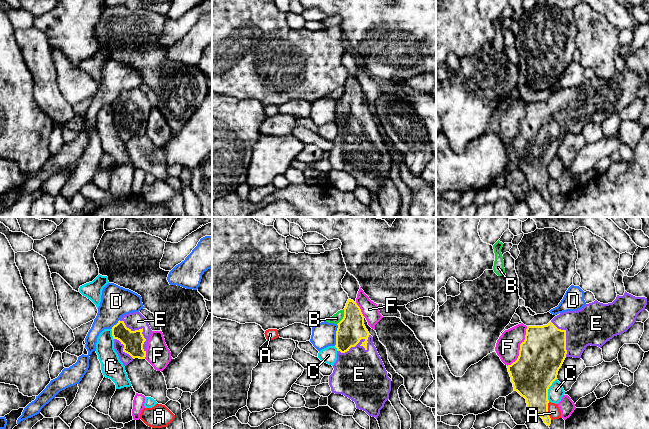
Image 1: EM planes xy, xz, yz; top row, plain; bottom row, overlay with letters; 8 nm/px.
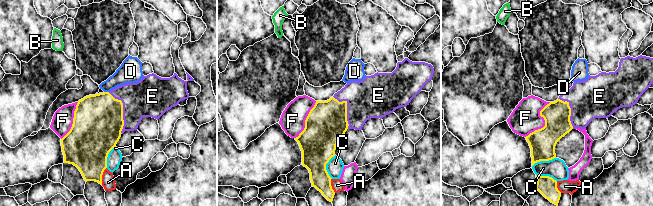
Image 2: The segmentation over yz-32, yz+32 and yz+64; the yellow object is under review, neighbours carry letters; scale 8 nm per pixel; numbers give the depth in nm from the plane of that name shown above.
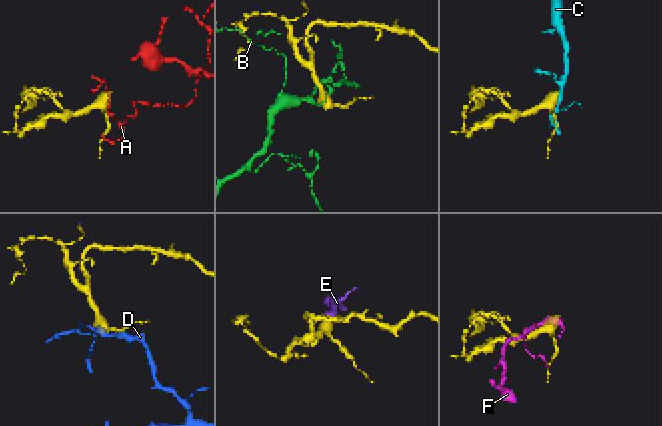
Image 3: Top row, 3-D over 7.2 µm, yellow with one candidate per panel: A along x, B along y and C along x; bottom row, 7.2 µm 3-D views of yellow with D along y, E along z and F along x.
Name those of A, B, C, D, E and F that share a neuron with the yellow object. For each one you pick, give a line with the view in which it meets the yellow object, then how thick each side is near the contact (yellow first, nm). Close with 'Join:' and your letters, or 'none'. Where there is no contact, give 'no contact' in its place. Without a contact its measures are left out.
E: contact in xz; calibres 220 and 420 nm
Join: E

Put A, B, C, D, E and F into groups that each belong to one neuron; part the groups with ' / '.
A / B / C / D / E / F

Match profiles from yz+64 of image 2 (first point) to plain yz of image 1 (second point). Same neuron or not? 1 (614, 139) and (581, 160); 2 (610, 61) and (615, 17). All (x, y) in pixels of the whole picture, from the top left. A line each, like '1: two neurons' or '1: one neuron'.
1: one neuron
2: two neurons

